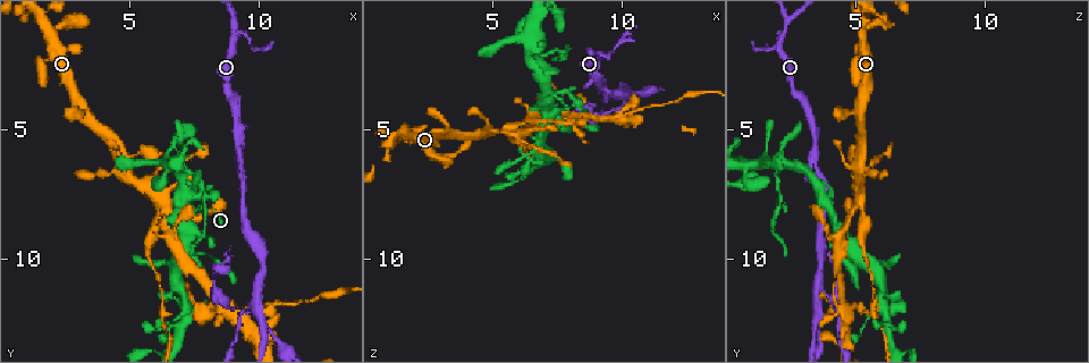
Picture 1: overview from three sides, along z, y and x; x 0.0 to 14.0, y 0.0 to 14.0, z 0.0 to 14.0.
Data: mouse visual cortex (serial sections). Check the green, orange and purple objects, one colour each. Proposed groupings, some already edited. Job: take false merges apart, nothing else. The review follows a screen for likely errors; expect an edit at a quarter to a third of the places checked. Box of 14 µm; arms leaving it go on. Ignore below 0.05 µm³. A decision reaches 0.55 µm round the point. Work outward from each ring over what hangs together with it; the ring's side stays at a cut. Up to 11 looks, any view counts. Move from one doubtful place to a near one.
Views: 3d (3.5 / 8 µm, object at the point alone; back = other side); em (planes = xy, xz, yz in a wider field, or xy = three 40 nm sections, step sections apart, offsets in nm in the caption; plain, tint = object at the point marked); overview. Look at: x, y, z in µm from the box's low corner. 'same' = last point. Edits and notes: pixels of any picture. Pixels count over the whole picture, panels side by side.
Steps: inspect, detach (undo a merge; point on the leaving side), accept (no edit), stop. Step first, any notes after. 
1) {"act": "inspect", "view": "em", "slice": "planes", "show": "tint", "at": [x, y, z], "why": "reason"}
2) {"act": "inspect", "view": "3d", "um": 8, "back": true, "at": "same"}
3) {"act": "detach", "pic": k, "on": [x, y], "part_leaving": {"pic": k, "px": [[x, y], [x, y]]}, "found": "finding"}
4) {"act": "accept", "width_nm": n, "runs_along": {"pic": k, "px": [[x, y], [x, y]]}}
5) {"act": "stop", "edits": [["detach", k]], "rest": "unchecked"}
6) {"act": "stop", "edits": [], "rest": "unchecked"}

{"act": "inspect", "view": "3d", "um": 8, "at": [9.9, 10.9, 3.6], "why": "three arms meet"}

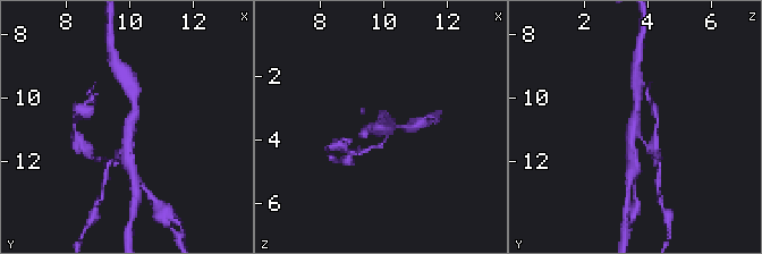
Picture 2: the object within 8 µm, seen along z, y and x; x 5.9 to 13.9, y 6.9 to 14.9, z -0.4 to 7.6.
{"act": "inspect", "view": "3d", "um": 3.5, "at": [10.0, 11.0, 3.5]}

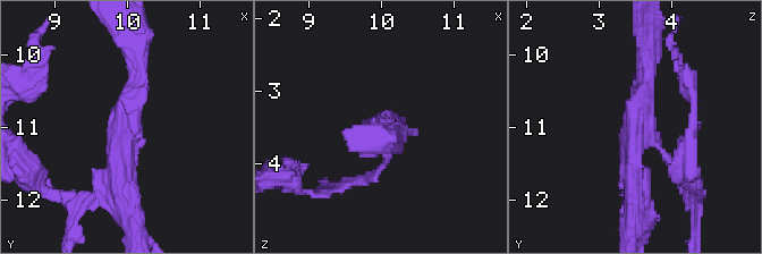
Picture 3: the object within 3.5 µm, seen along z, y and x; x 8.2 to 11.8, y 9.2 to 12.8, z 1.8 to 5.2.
{"act": "inspect", "view": "em", "slice": "planes", "show": "tint", "at": [10.00, 10.90, 3.60], "arms": 3, "arm_widths_nm": [100, 250, 250], "why": "shape alone is not enough"}

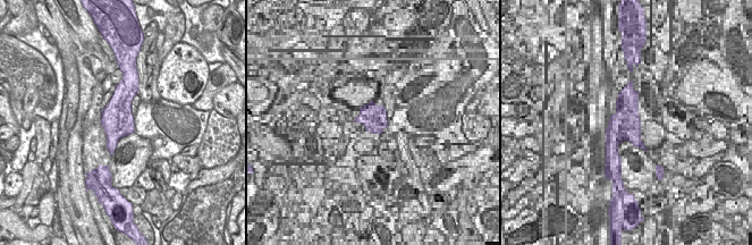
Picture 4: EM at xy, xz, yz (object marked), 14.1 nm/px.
{"act": "accept", "runs_along": {"pic": 3, "px": [[137, 48], [117, 138], [120, 194]]}, "found": "one cell here"}

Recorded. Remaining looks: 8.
{"act": "inspect", "view": "3d", "um": 3.5, "at": [6.6, 12.5, 6.3], "why": "calibre changes"}

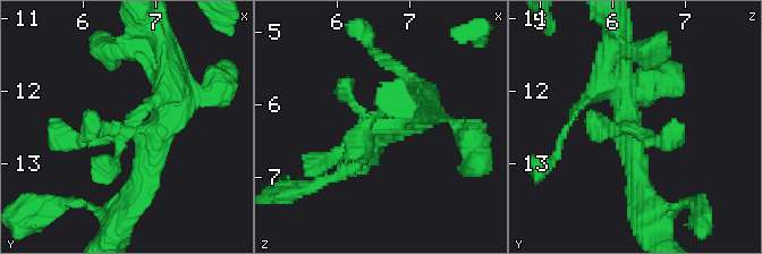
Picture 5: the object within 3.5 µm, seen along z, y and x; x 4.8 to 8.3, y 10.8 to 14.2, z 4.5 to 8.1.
{"act": "inspect", "view": "em", "slice": "xy", "step": 5, "show": "tint", "at": [6.65, 12.50, 6.30]}

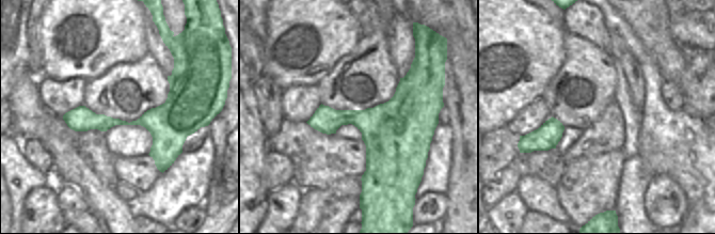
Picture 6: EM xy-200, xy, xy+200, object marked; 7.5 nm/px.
{"act": "accept", "found": "one cell here"}

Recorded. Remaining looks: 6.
{"act": "inspect", "view": "3d", "um": 3.5, "at": [8.3, 10.6, 4.2], "why": "thick turns thin"}

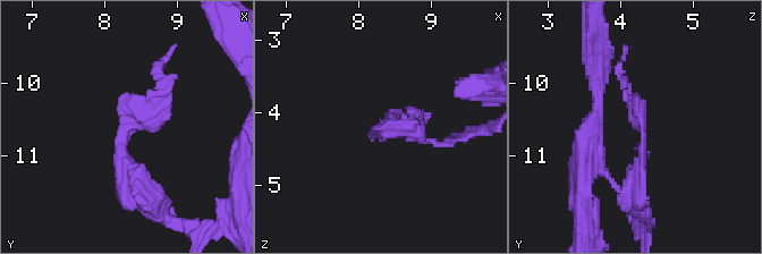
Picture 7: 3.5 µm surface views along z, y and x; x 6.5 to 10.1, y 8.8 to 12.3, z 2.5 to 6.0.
{"act": "inspect", "view": "em", "slice": "xy", "step": 2, "show": "plain", "at": [8.25, 10.65, 4.30]}

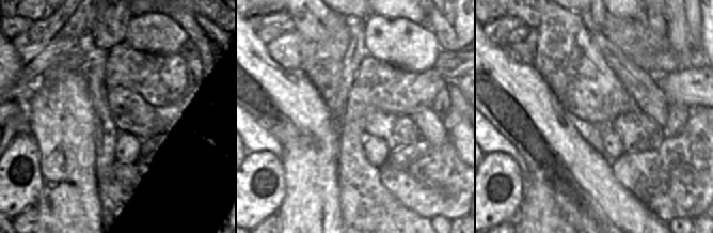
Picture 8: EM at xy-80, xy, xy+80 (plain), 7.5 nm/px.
{"act": "inspect", "view": "em", "slice": "xy", "step": 2, "show": "tint", "at": "same"}

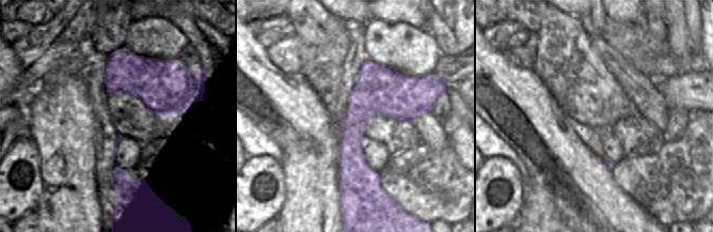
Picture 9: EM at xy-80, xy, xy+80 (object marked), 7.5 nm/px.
{"act": "accept", "runs_along": {"pic": 9, "px": [[413, 79], [353, 123], [347, 189]]}, "found": "all the same cell"}

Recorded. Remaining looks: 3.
{"act": "inspect", "view": "3d", "um": 3.5, "at": [6.2, 7.6, 5.0], "why": "sudden change in width"}

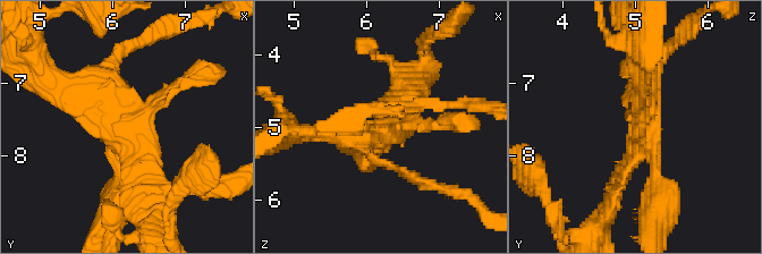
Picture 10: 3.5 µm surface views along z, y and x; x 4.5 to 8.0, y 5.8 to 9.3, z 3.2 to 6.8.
{"act": "inspect", "view": "em", "slice": "planes", "show": "tint", "at": [6.25, 7.65, 5.10]}

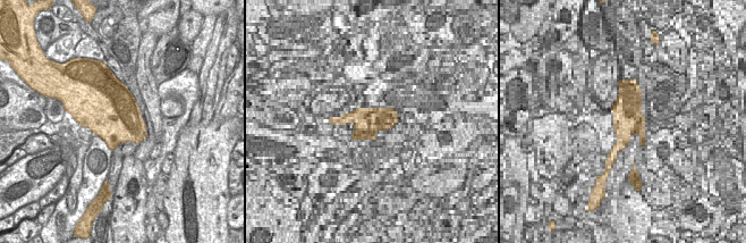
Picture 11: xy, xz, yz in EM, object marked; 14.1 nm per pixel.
{"act": "detach", "pic": 10, "on": [104, 194], "part_leaving": {"pic": 10, "px": [[651, 141], [657, 179], [653, 235]]}, "found": "a second cell is stuck on"}

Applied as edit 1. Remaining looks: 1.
{"act": "stop", "edits": [["detach", 10]], "rest": "unchecked"}

